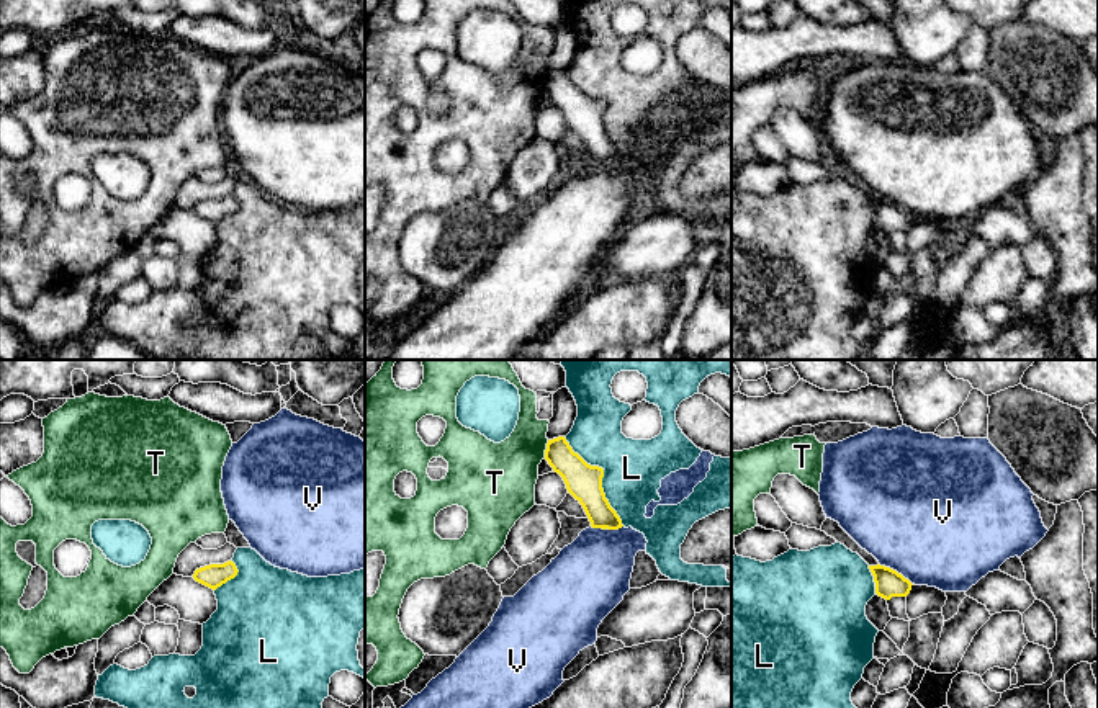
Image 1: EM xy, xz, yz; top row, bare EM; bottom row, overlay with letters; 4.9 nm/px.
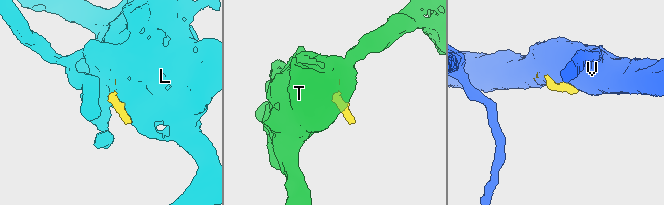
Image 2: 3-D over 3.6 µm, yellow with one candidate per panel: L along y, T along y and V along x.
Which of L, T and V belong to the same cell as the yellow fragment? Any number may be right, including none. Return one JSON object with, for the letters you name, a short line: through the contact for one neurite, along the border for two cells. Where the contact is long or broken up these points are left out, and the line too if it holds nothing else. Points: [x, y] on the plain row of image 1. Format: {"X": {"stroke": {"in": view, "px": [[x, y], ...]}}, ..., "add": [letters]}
{"add": []}

